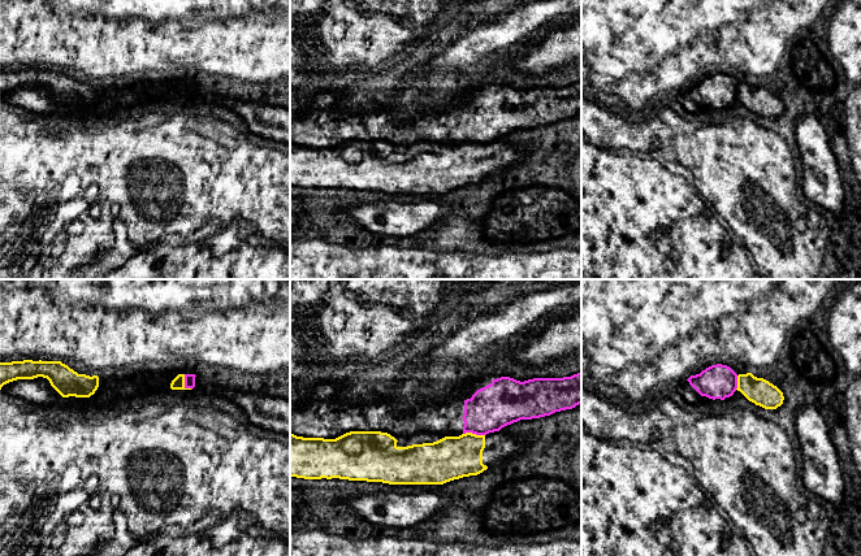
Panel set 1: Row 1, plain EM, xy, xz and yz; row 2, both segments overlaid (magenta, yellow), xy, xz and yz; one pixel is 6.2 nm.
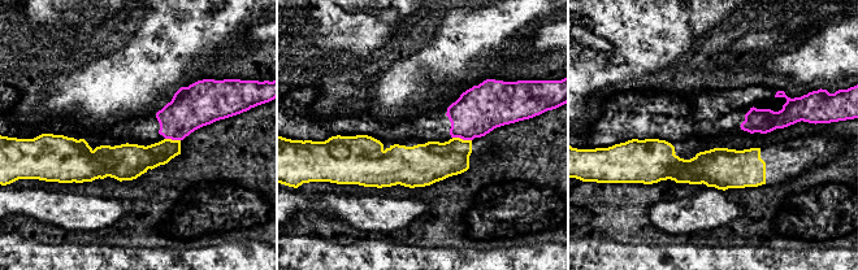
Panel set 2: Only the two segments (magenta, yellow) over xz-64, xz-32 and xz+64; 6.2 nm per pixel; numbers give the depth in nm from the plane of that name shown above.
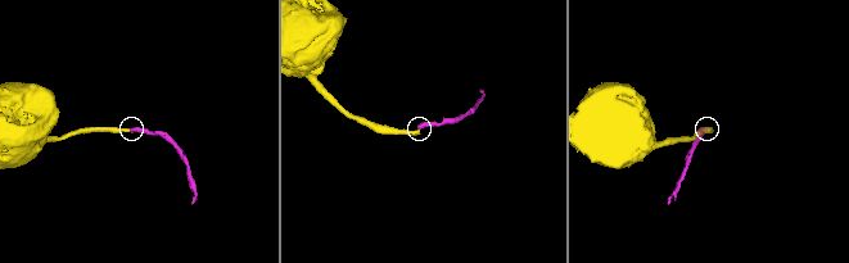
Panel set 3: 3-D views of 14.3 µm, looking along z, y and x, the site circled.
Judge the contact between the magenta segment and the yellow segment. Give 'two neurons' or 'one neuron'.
two neurons

